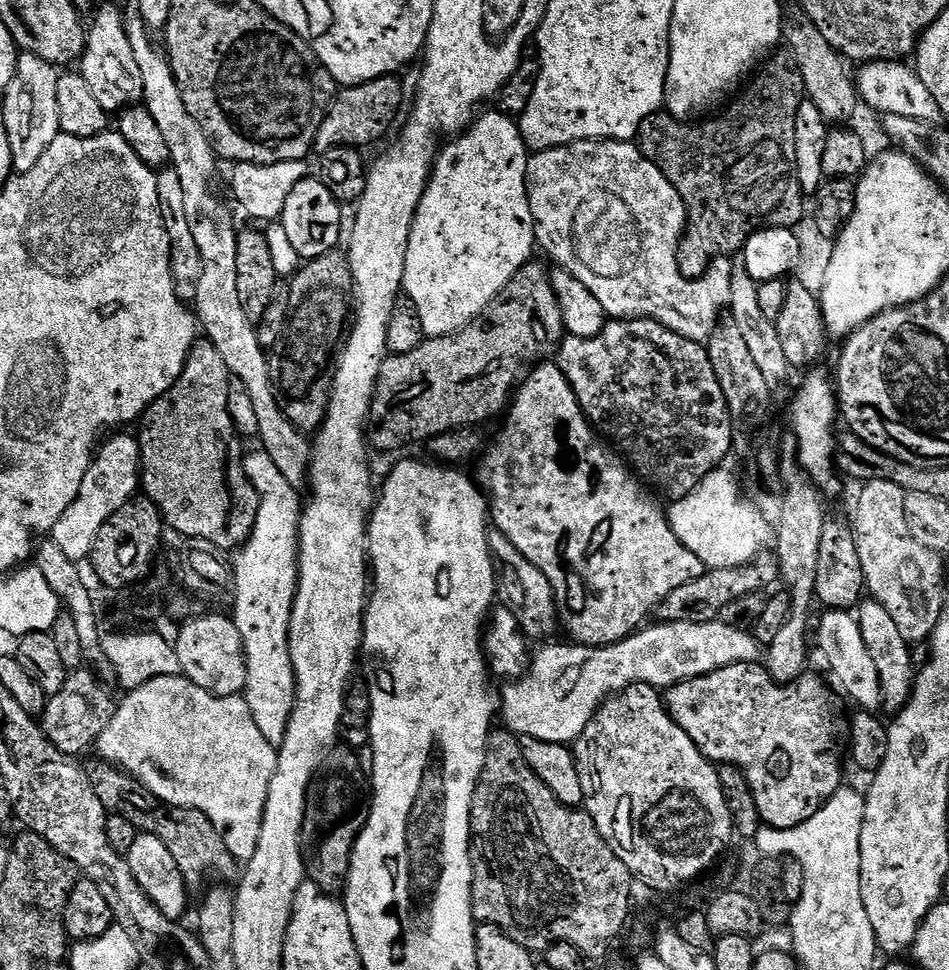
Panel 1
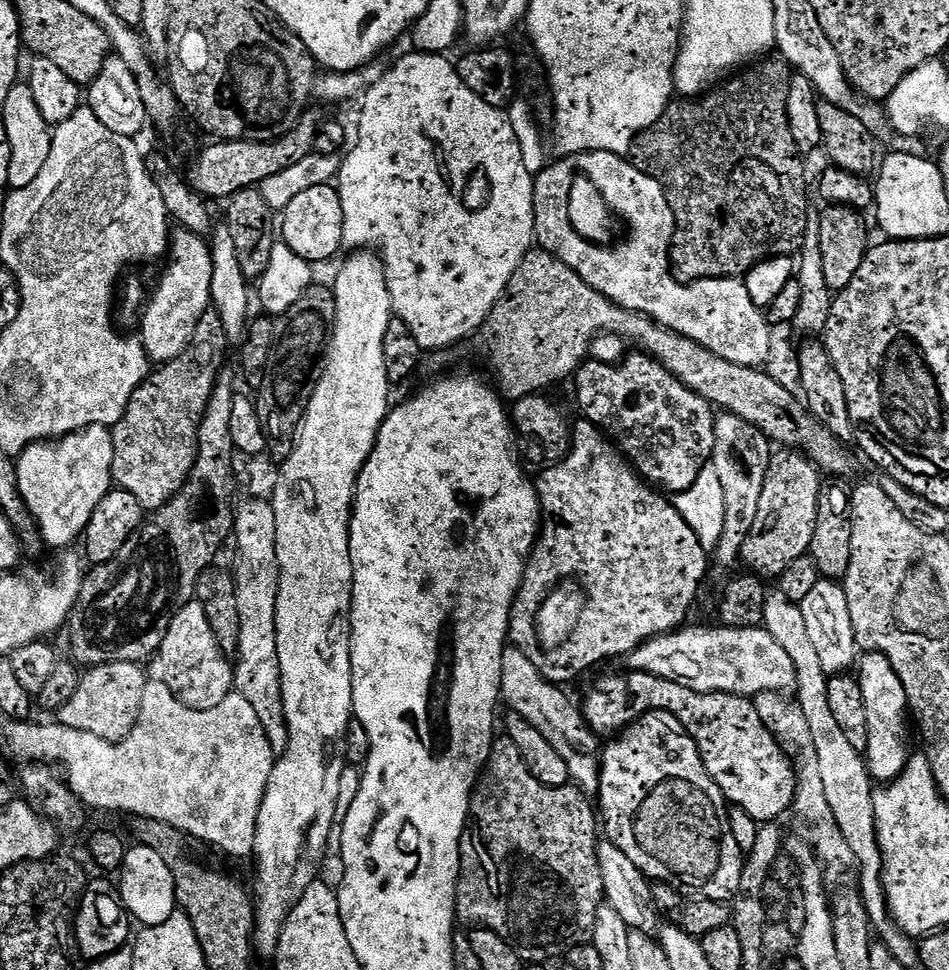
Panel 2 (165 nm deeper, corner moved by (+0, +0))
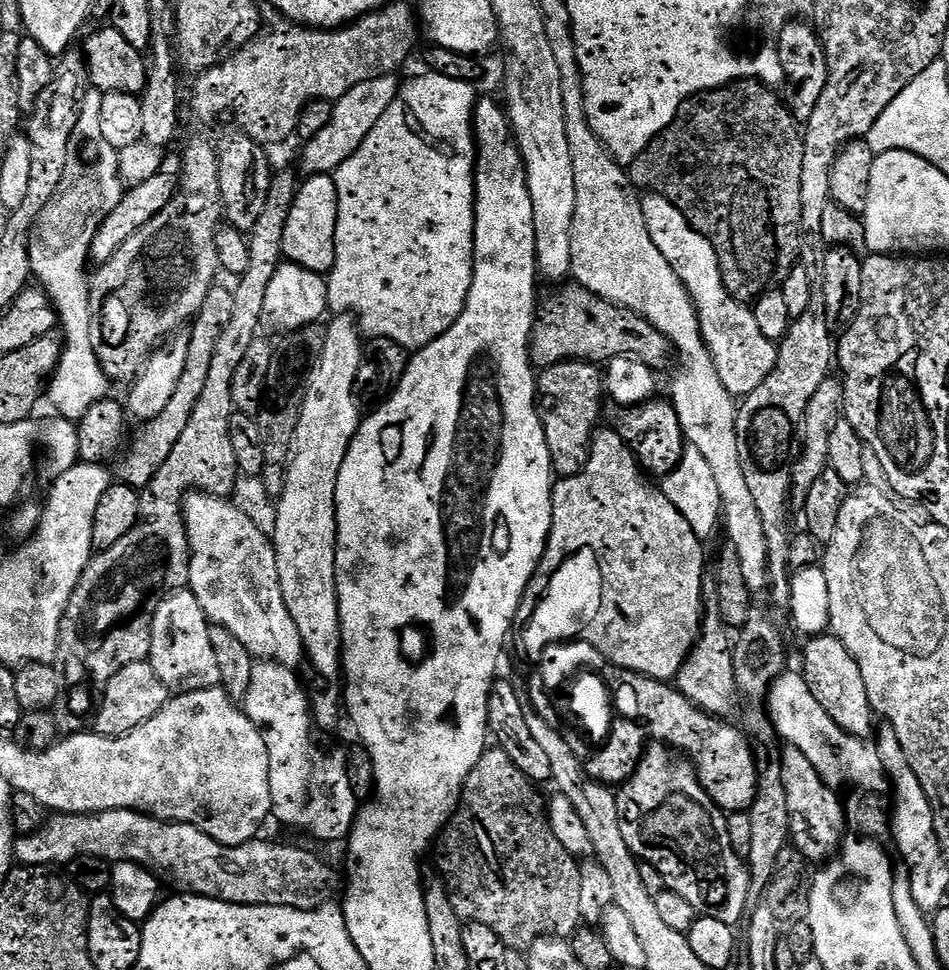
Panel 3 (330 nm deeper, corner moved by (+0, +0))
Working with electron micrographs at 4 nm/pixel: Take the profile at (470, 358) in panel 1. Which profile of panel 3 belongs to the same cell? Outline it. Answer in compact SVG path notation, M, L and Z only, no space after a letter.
M575 282L557 288L560 289L545 304L543 301L537 307L536 319L532 322L528 353L537 369L565 364L568 360L587 360L589 364L600 366L619 356L634 358L653 370L661 370L673 363L674 349L670 341L637 312L598 298Z

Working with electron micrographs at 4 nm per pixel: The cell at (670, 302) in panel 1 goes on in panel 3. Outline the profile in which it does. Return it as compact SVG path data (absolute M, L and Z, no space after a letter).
M645 195L641 199L640 205L642 214L646 218L646 230L650 230L650 238L654 238L654 246L658 246L658 250L662 250L662 258L666 258L666 262L670 262L674 274L678 274L678 278L690 294L692 305L695 306L698 314L700 333L704 335L704 341L712 355L714 366L718 370L718 378L722 378L722 386L726 386L726 390L734 398L749 396L754 390L758 390L758 386L762 386L762 382L766 382L766 378L774 370L777 345L768 340L766 334L762 334L762 330L758 330L758 322L754 318L752 308L748 306L743 308L735 300L737 297L726 290L718 266L718 254L714 250L714 246L710 246L708 237L698 234L698 230L694 230L690 226L690 222L686 222L682 213L665 196Z

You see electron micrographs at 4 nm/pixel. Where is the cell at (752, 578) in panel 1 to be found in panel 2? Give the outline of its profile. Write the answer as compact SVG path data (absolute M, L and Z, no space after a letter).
M773 451L766 470L766 482L762 482L758 514L754 518L754 526L750 526L746 542L742 542L739 555L749 573L761 578L779 578L786 566L811 553L821 487L822 473L804 453Z

